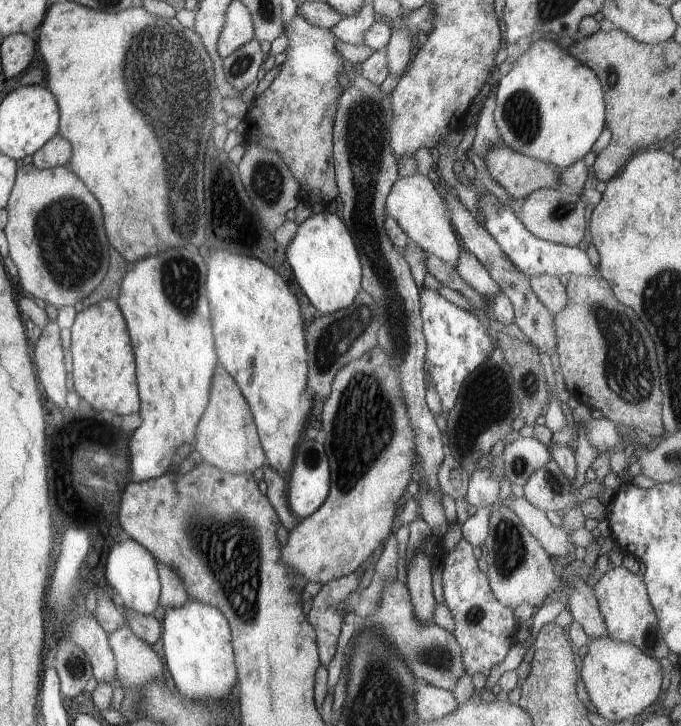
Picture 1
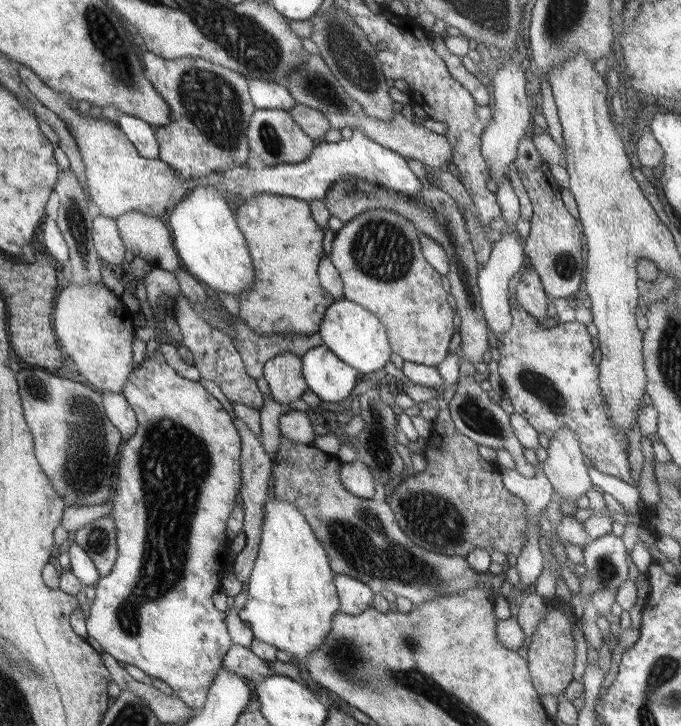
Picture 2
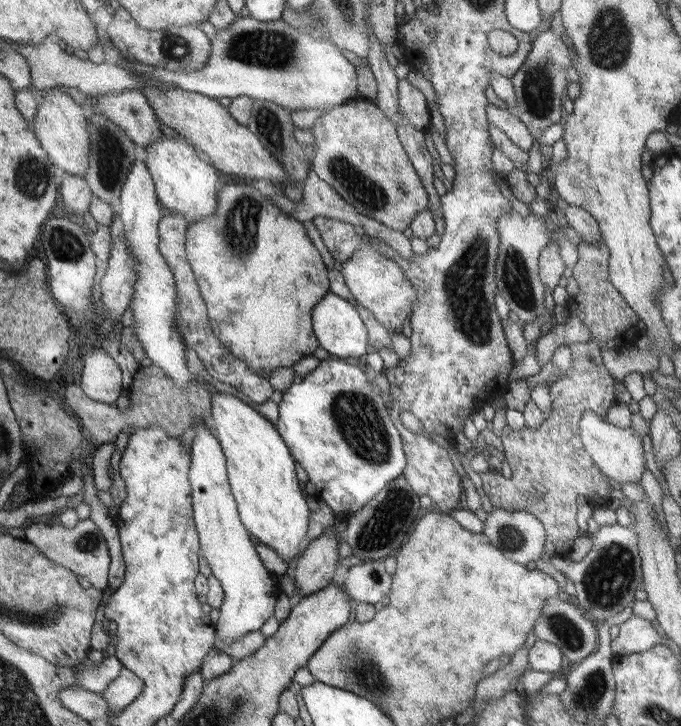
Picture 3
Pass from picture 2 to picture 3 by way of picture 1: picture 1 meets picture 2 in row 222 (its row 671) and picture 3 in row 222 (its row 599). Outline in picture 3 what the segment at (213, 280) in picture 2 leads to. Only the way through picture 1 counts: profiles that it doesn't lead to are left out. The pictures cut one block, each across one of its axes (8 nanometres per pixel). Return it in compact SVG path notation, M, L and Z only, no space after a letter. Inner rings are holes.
M163 136L151 141L145 147L145 152L144 164L151 174L154 192L161 207L169 209L172 214L179 214L188 224L198 222L215 211L217 170L191 144L181 138Z

